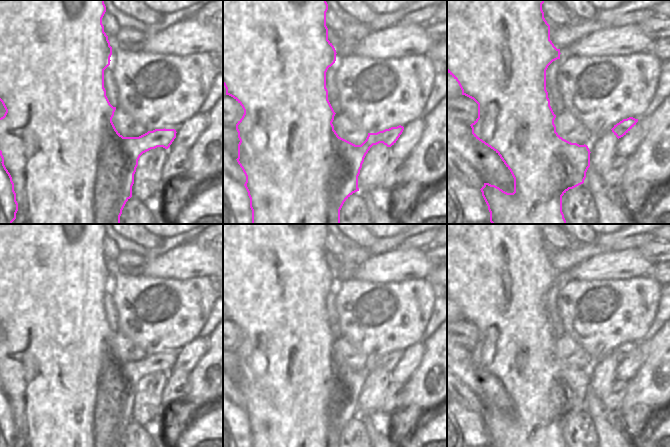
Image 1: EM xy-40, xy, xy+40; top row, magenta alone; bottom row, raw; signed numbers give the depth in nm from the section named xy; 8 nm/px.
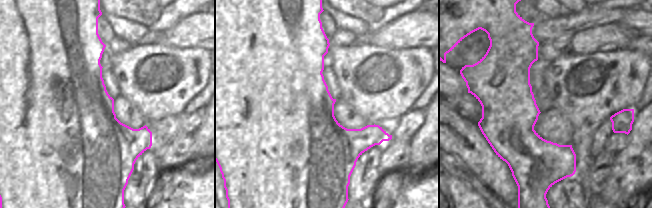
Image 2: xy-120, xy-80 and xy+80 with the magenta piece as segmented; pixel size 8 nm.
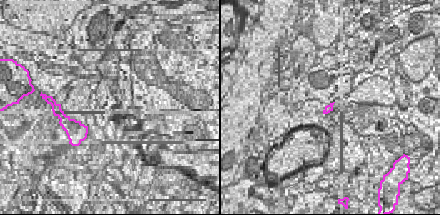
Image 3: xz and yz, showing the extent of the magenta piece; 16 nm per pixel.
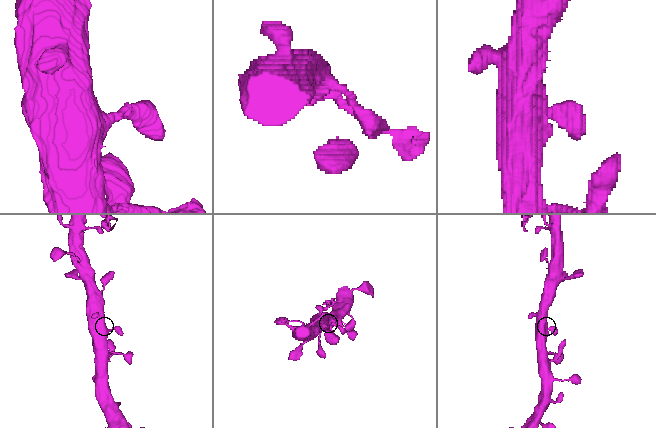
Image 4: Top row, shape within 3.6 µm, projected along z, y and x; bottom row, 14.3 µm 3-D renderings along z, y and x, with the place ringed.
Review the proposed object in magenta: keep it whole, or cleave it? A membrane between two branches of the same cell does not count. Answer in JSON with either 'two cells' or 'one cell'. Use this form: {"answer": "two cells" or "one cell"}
{"answer": "one cell"}

